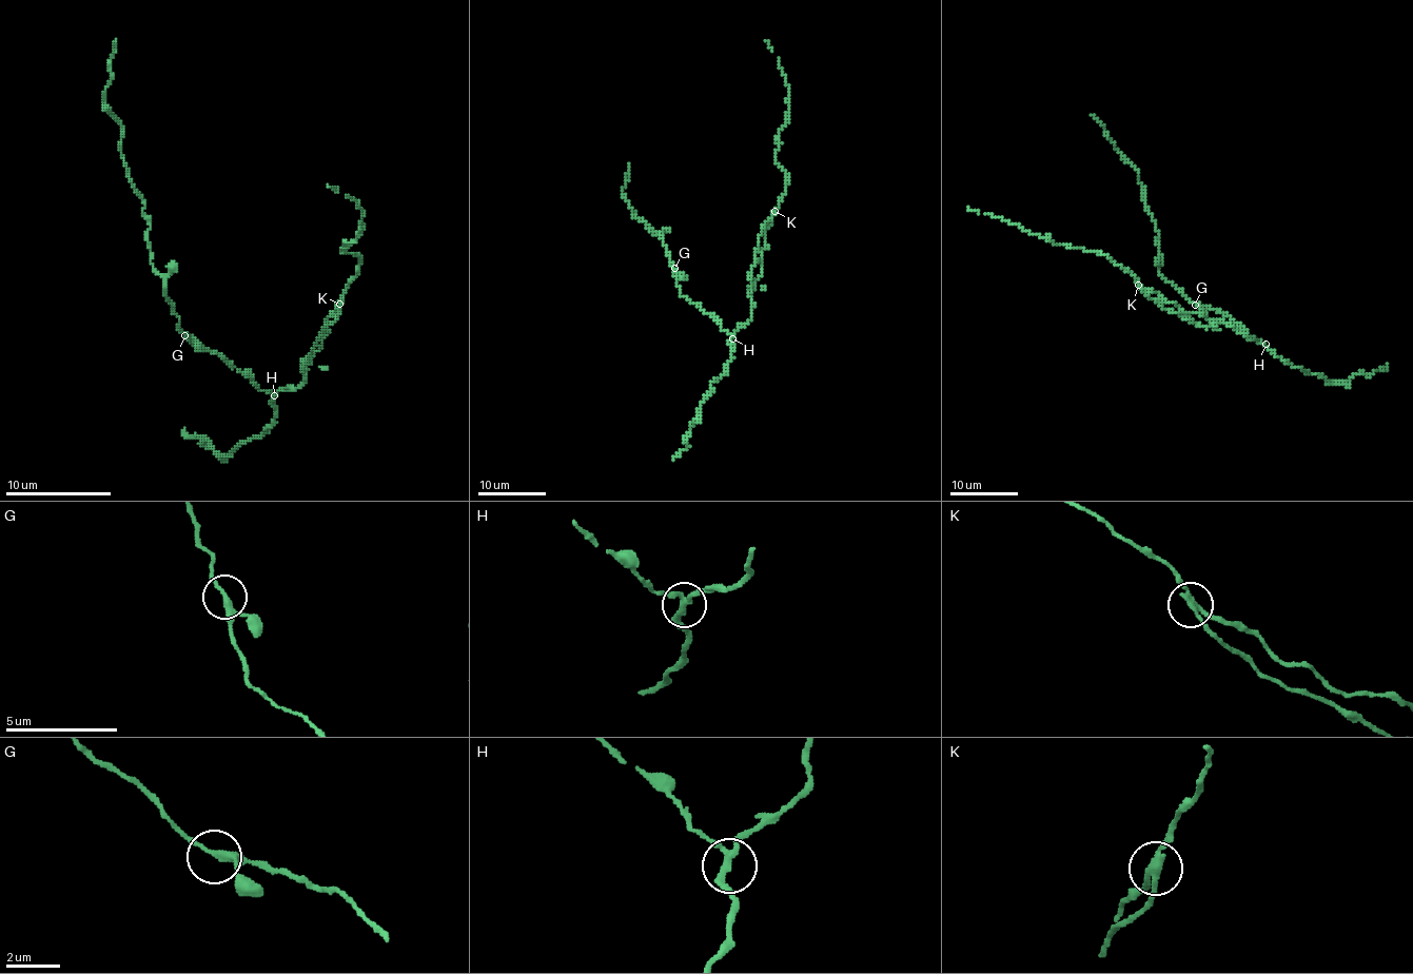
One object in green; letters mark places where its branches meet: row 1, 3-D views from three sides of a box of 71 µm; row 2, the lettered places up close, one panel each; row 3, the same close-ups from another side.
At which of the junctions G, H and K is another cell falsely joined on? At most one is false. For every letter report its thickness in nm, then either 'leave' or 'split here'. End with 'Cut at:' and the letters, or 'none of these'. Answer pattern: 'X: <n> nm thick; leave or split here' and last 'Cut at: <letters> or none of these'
G: 200 nm thick; leave
H: 200 nm thick; leave
K: 200 nm thick; split here
Cut at: K

